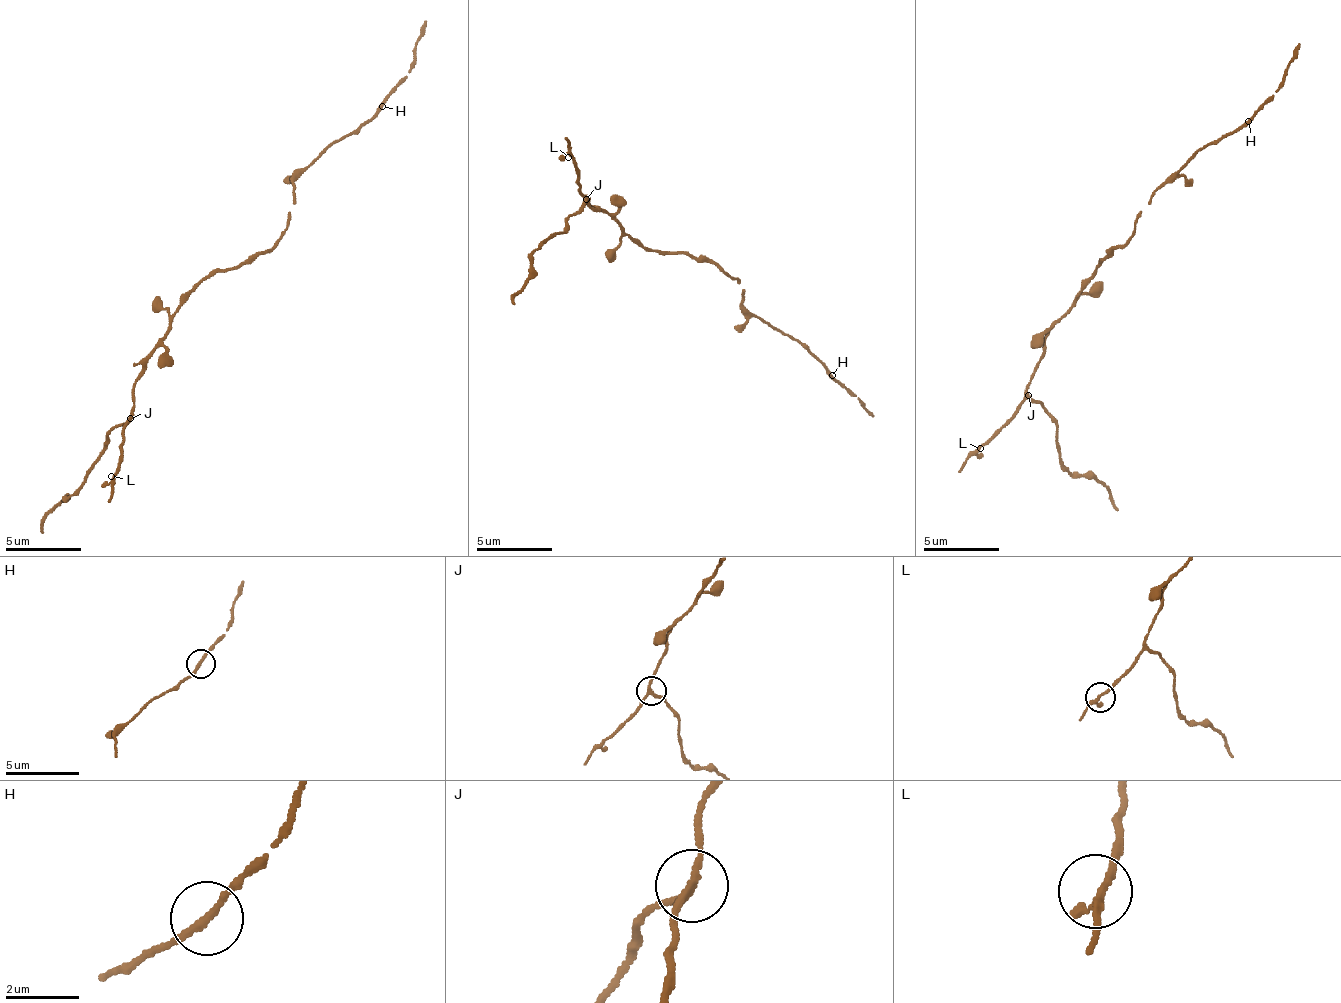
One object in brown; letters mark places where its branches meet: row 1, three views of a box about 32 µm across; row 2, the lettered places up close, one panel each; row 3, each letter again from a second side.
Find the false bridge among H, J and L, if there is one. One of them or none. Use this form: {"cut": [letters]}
{"cut": ["J"]}

